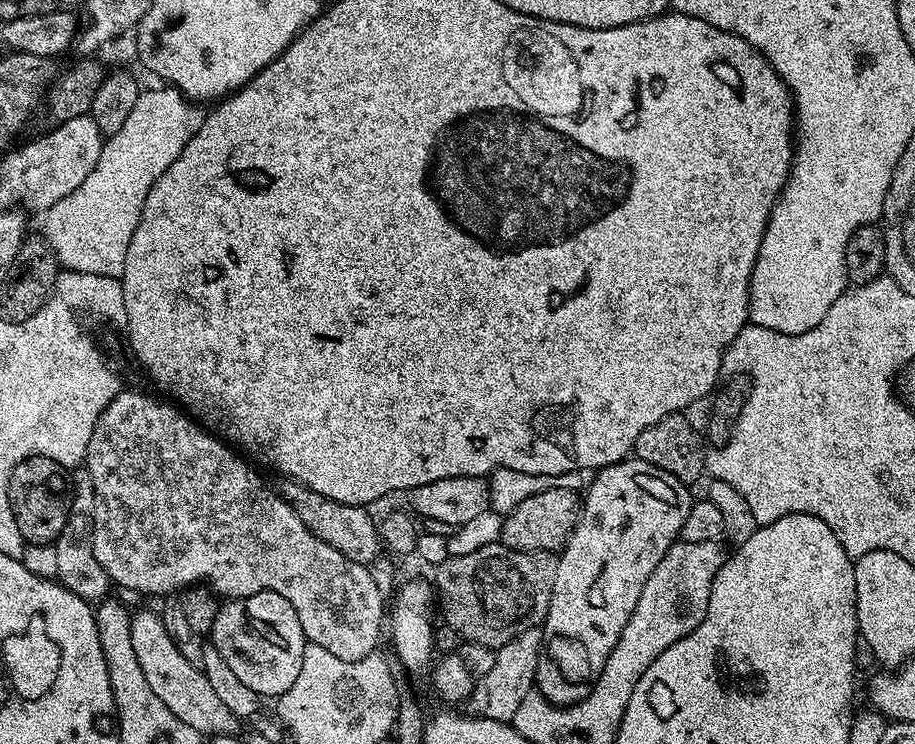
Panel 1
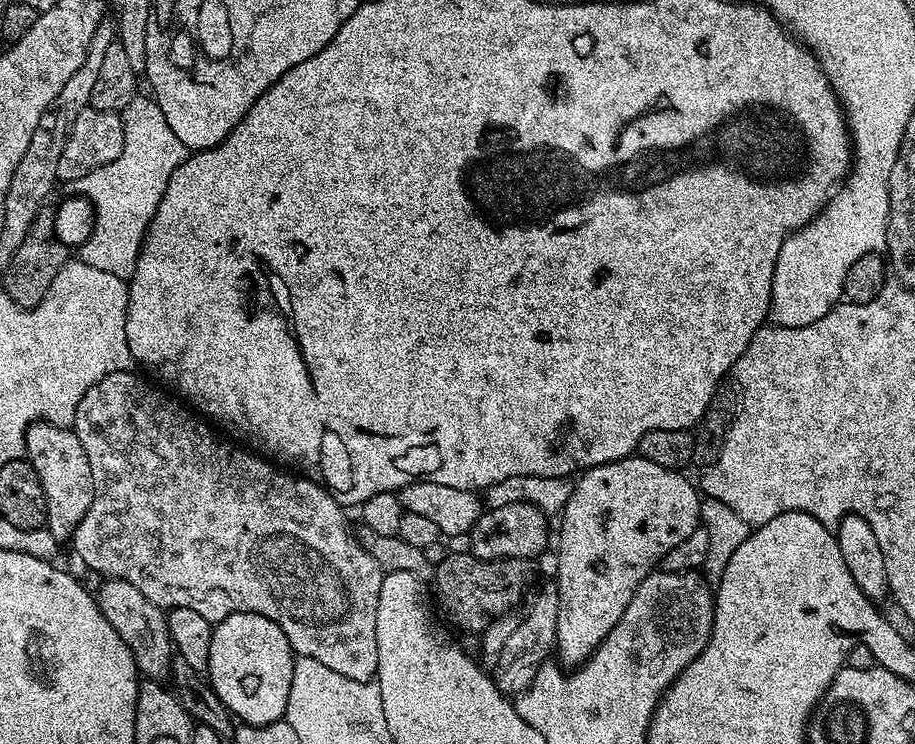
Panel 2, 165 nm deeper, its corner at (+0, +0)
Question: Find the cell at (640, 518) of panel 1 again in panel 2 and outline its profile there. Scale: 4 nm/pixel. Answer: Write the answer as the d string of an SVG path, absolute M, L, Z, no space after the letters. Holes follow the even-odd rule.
M639 454L626 456L623 460L611 460L608 464L599 464L596 468L587 469L579 479L575 481L573 493L570 494L569 501L566 502L562 515L559 517L561 519L560 553L556 556L556 576L554 576L554 583L558 586L558 594L560 595L555 651L558 656L560 652L558 660L564 666L567 664L572 664L568 666L579 666L596 651L597 646L606 638L606 634L610 634L610 630L614 630L614 626L618 626L618 618L622 618L622 614L626 614L626 606L630 606L630 598L634 598L638 586L642 586L642 582L651 572L657 571L664 556L670 554L670 550L674 550L674 546L678 546L678 542L690 538L690 534L694 534L694 530L701 527L700 502L702 496L697 485L695 488L679 471L658 466Z

